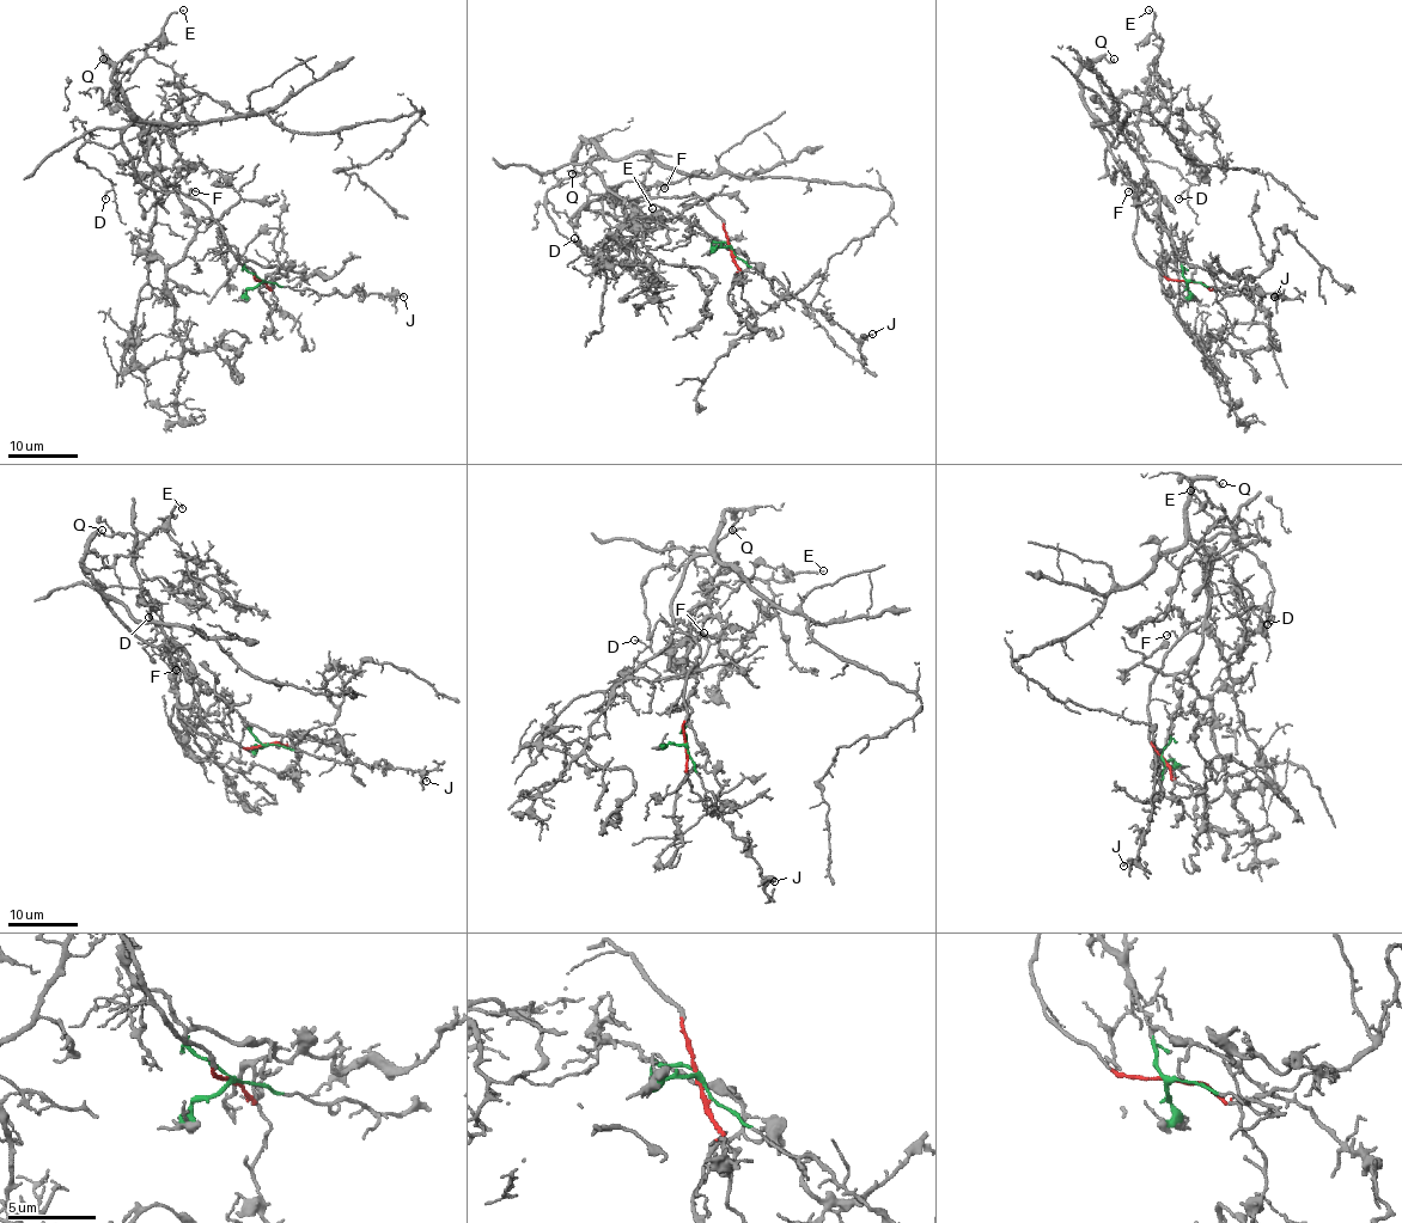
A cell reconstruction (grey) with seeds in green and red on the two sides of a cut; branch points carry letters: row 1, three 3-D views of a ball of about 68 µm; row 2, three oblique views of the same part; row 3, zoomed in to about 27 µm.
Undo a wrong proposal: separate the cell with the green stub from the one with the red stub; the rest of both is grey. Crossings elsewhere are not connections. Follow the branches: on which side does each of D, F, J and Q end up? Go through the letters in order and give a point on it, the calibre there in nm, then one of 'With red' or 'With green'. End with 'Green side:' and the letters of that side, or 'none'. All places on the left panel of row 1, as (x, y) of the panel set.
D: Place: (105, 199). Thickness 90 nm. With red
F: Place: (195, 191). Thickness 110 nm. With red
J: Place: (403, 297). Thickness 140 nm. With green
Q: Place: (103, 59). Thickness 110 nm. With red
Green side: J

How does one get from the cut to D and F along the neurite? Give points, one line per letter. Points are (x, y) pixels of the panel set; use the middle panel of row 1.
D: (730, 249), (723, 220), (693, 193), (617, 197), (590, 167), (546, 196), (556, 230), (580, 249), (573, 238)
F: (730, 249), (723, 220), (702, 197), (695, 193), (662, 197), (658, 193), (665, 187)

